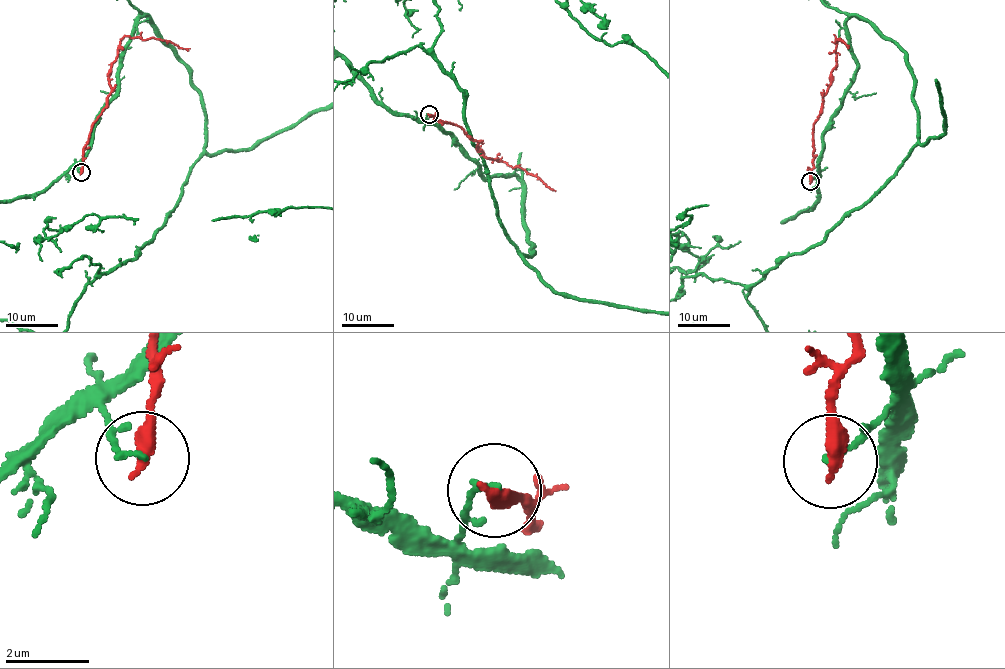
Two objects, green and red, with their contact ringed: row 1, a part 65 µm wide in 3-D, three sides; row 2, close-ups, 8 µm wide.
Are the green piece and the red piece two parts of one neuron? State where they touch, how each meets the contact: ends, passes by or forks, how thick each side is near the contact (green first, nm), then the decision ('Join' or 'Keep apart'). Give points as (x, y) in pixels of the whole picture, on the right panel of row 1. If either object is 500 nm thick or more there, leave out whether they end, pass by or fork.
Place: (810, 181). At the ring green ends. At the ring red ends. Thickness 120 nm (green) against 400 nm. Keep apart

